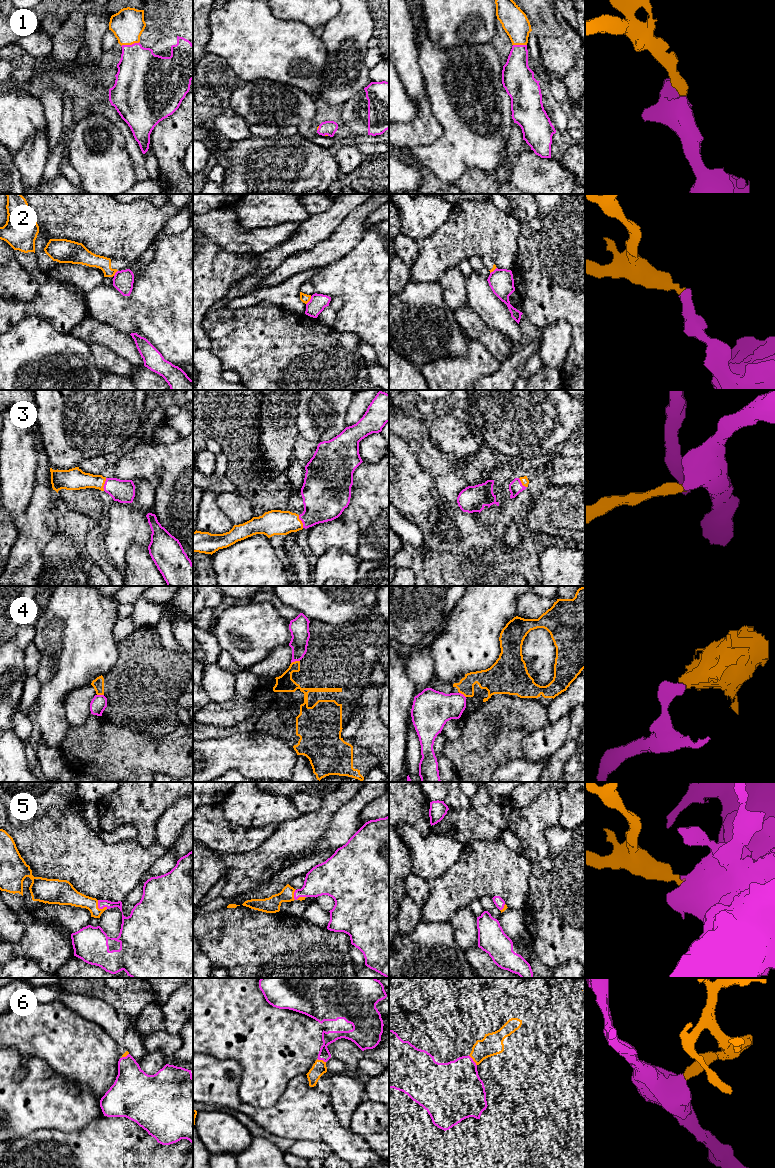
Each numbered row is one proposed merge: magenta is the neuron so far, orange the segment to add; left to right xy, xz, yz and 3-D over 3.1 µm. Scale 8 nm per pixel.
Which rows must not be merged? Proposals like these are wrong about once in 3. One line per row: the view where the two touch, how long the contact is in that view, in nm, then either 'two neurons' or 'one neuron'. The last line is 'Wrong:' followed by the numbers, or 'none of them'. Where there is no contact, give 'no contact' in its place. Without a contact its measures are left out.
1: contact in xy; length 160 nm; one neuron
2: contact in xz; length 80 nm; two neurons
3: contact in xy; length 110 nm; one neuron
4: contact in xz; length 80 nm; two neurons
5: contact in xz; length 110 nm; one neuron
6: contact in yz; length 110 nm; one neuron
Wrong: 2, 4

